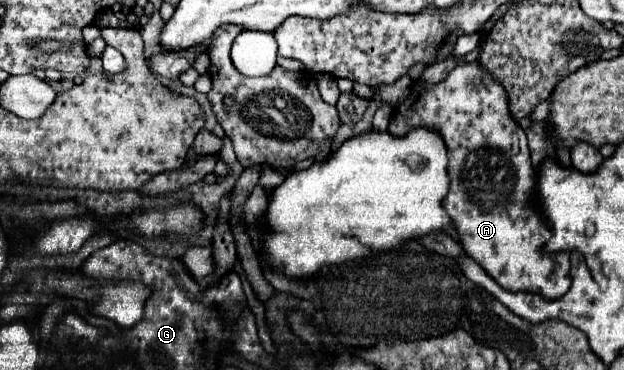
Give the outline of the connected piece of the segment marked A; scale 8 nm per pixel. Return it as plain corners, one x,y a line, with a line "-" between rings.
477,62
455,66
455,70
451,70
451,74
439,84
415,82
409,98
395,110
387,132
391,136
403,138
413,128
429,128
443,136
451,178
449,192
443,198
443,208
457,230
457,238
465,254
479,262
479,266
483,266
483,270
505,290
525,290
543,294
545,298
561,298
571,286
569,252
547,254
543,250
543,246
551,238
551,232
547,230
543,216
539,216
539,210
535,210
533,190
537,186
537,174
531,166
527,136
507,114
507,94
503,86
499,86
487,72
483,72

